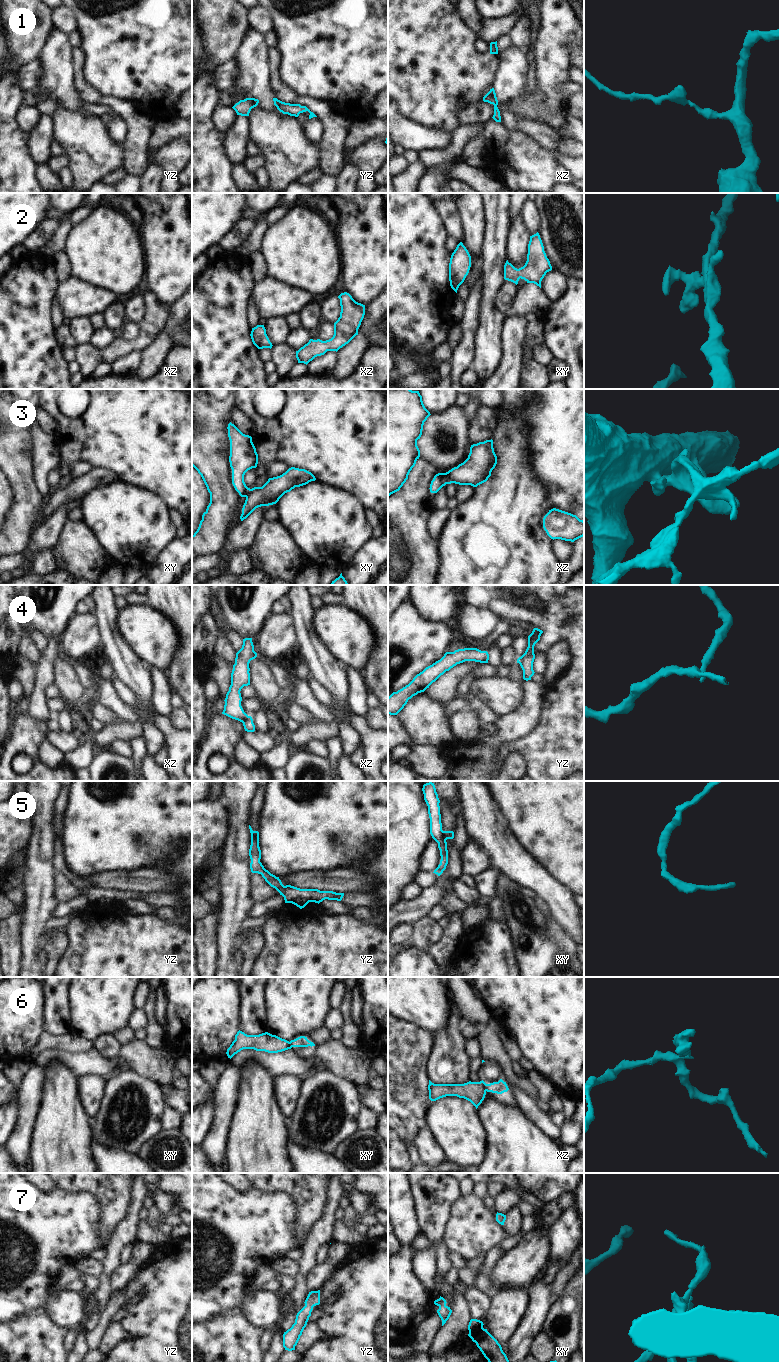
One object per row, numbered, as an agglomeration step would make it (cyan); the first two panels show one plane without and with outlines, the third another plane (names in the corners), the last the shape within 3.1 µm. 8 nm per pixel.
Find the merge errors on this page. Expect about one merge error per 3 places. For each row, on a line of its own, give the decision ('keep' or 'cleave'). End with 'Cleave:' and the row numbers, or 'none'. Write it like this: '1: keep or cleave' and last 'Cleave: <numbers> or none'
1: keep
2: keep
3: cleave
4: cleave
5: keep
6: cleave
7: keep
Cleave: 3, 4, 6

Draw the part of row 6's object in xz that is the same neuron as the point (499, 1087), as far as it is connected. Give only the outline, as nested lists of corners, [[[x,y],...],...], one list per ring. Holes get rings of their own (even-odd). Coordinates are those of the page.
[[[500,1079],[498,1082],[486,1084],[485,1090],[487,1092],[502,1094],[504,1092],[507,1092],[509,1090],[509,1088],[508,1088],[506,1082],[504,1082],[502,1079]]]

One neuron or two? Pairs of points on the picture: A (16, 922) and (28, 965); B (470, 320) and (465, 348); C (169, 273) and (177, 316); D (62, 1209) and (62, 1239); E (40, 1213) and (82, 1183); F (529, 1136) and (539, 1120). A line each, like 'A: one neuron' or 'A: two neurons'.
A: two neurons
B: one neuron
C: two neurons
D: one neuron
E: two neurons
F: two neurons

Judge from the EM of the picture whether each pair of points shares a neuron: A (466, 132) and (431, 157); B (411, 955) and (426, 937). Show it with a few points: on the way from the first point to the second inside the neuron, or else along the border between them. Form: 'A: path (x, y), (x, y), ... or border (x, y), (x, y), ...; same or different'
A: path (459, 141), (445, 155), (440, 156); same
B: border (411, 944), (420, 950), (428, 952); different

